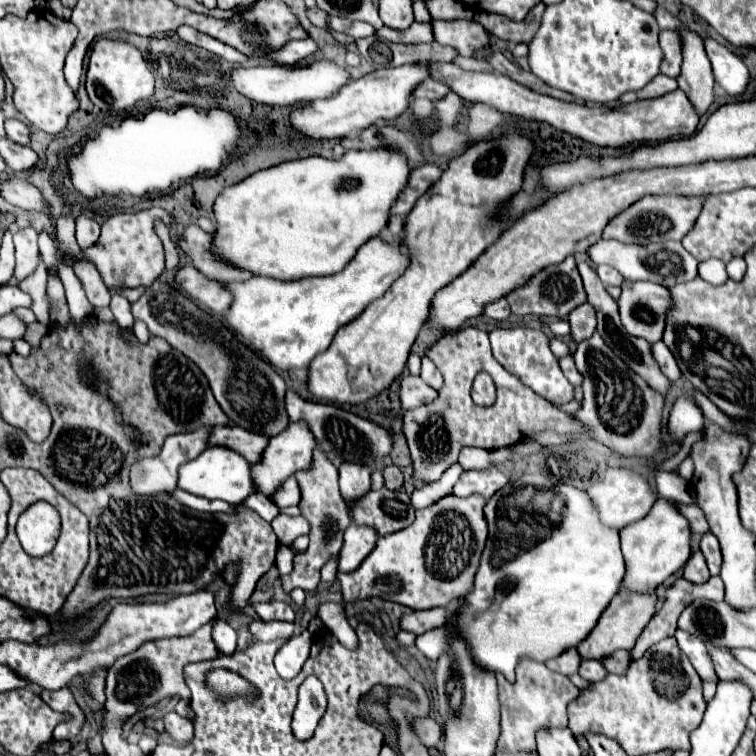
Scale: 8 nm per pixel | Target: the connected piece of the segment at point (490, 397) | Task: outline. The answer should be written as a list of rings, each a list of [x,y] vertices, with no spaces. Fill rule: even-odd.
[[[480,372],[472,386],[472,400],[480,406],[492,406],[496,400],[496,386],[486,372]]]

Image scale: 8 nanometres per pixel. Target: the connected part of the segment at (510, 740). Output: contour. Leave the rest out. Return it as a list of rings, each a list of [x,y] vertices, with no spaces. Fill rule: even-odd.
[[[524,658],[516,668],[516,682],[510,684],[502,674],[498,678],[498,698],[502,706],[502,734],[498,740],[498,752],[536,752],[536,732],[540,728],[566,728],[568,704],[580,696],[580,690],[568,676],[550,672],[544,664]]]

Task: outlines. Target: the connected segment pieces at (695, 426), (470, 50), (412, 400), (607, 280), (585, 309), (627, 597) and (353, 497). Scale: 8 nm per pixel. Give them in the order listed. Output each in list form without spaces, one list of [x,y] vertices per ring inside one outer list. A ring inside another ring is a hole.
[[[678,398],[674,408],[672,408],[670,420],[668,420],[668,428],[680,440],[688,432],[702,432],[704,430],[704,418],[702,418],[700,408],[686,398]]]
[[[432,20],[434,40],[452,46],[460,56],[474,56],[476,50],[490,46],[490,34],[474,20]]]
[[[406,376],[400,382],[400,402],[406,410],[430,404],[430,400],[436,400],[436,394],[438,392],[434,388],[430,388],[418,376]],[[410,378],[414,378],[414,380],[410,380]]]
[[[598,266],[598,268],[596,268],[596,272],[598,272],[598,276],[600,276],[600,280],[602,280],[604,284],[620,286],[620,284],[624,282],[624,278],[620,276],[620,272],[616,272],[614,268],[608,268],[608,266]]]
[[[584,302],[570,312],[568,320],[570,320],[570,326],[572,326],[574,342],[580,342],[580,340],[592,336],[594,328],[596,328],[596,310],[592,308],[592,304]]]
[[[628,590],[618,592],[612,602],[608,604],[608,608],[602,612],[598,624],[592,628],[592,632],[576,646],[580,658],[588,658],[588,660],[604,660],[606,656],[610,656],[616,650],[632,650],[636,638],[640,636],[640,632],[644,630],[644,626],[648,624],[648,620],[654,614],[654,604],[656,604],[656,596],[654,592],[650,594],[634,594]]]
[[[342,462],[340,466],[340,494],[350,506],[370,490],[370,468],[354,462]]]

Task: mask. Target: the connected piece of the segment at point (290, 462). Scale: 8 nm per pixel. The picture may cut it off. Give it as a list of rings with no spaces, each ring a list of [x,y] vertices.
[[[292,422],[284,432],[280,432],[268,442],[268,448],[264,448],[264,456],[260,456],[260,464],[250,464],[256,492],[272,496],[278,490],[278,486],[282,486],[292,474],[296,474],[298,470],[306,470],[310,466],[314,448],[316,440],[308,430],[306,422]]]

